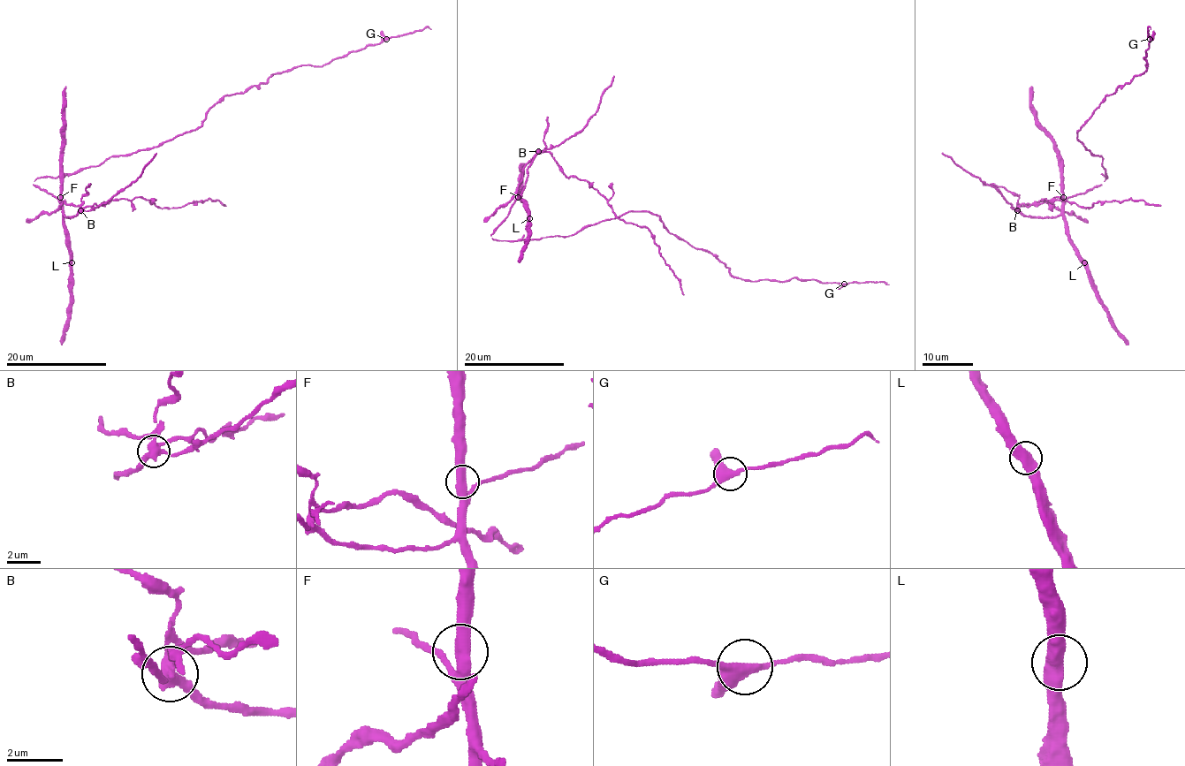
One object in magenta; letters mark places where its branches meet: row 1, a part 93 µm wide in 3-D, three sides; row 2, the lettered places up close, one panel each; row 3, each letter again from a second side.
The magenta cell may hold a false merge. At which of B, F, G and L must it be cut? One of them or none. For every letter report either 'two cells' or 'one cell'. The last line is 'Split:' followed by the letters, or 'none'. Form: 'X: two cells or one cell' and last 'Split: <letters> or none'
B: two cells
F: one cell
G: one cell
L: one cell
Split: B

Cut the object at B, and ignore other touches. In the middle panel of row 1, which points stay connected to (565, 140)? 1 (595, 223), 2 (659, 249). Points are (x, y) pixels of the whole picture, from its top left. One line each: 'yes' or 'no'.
1: yes
2: no

